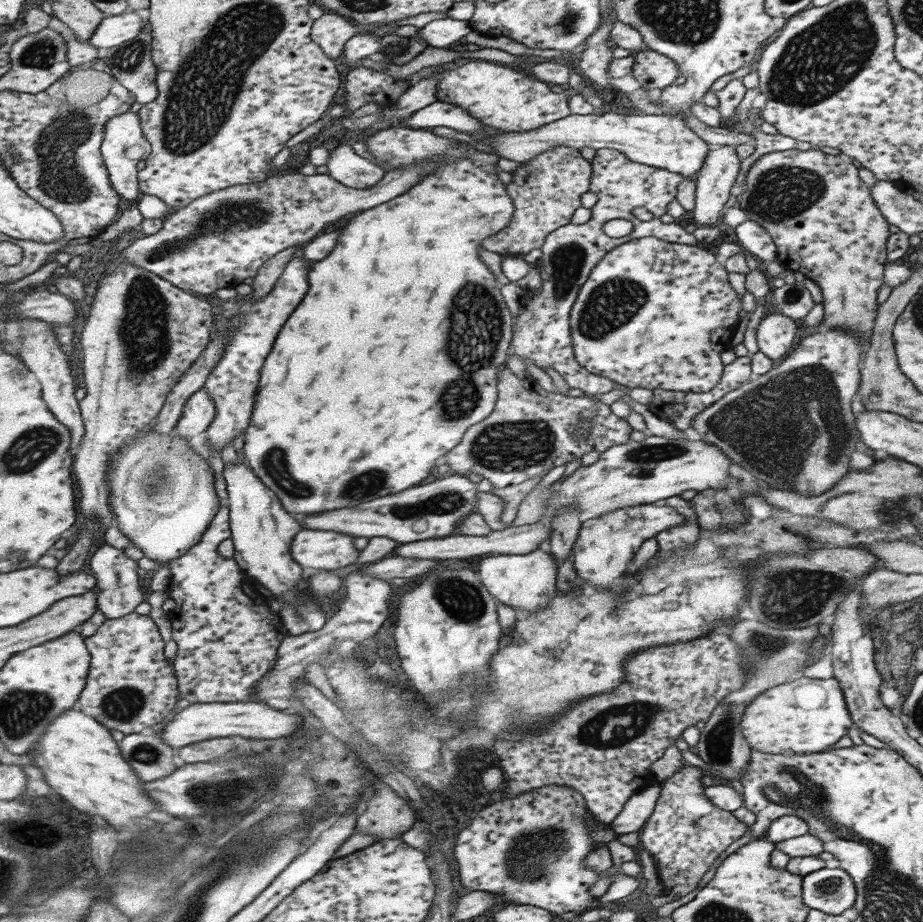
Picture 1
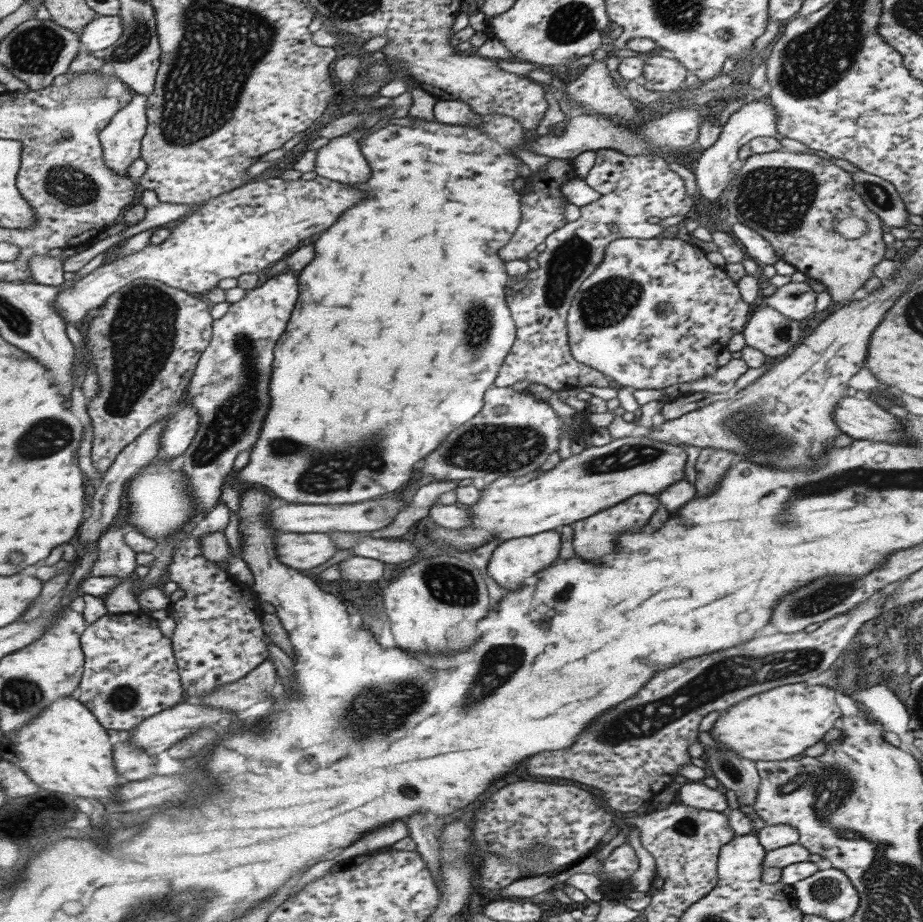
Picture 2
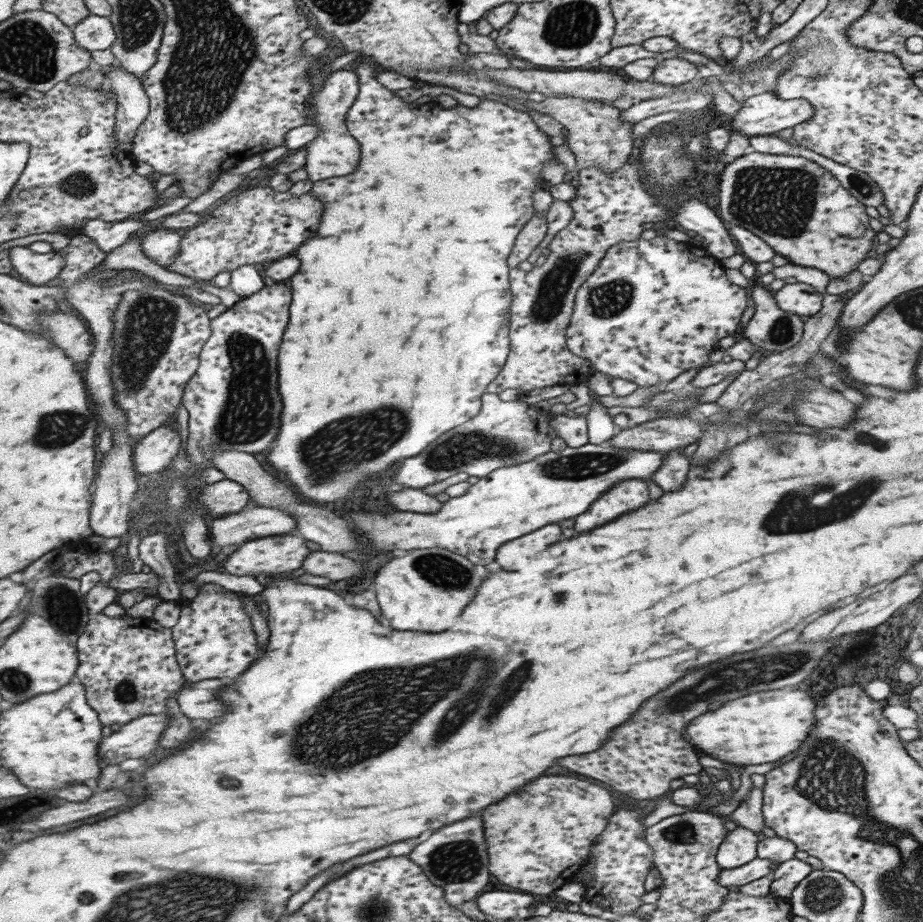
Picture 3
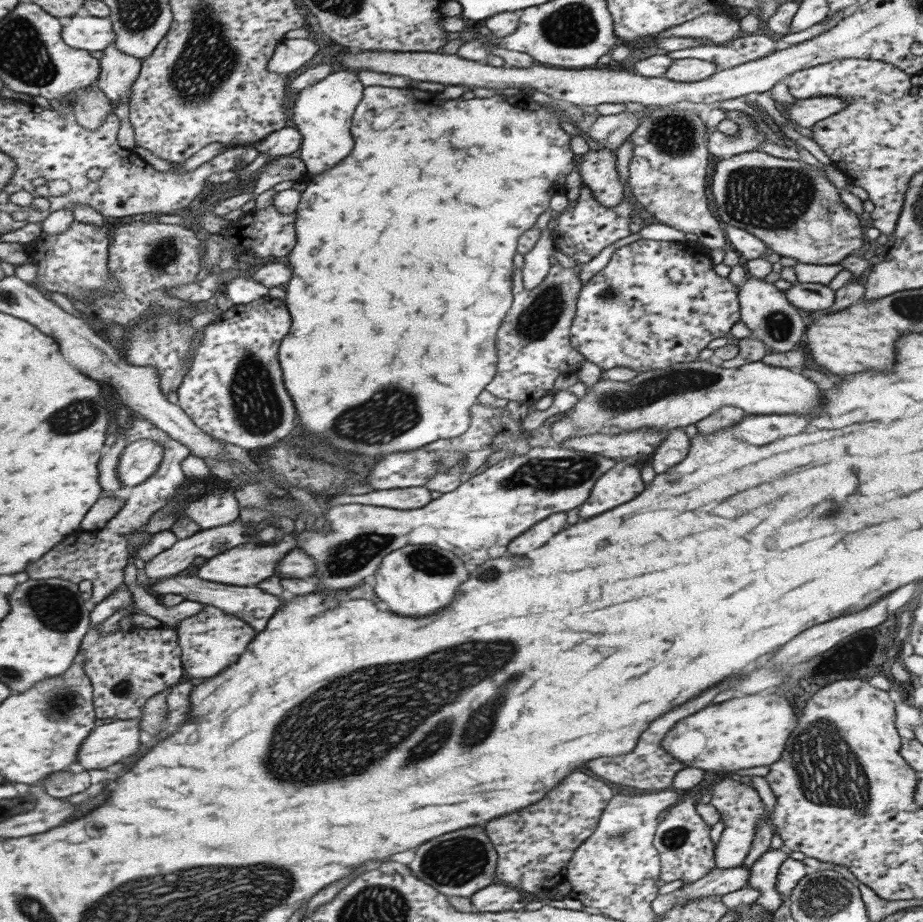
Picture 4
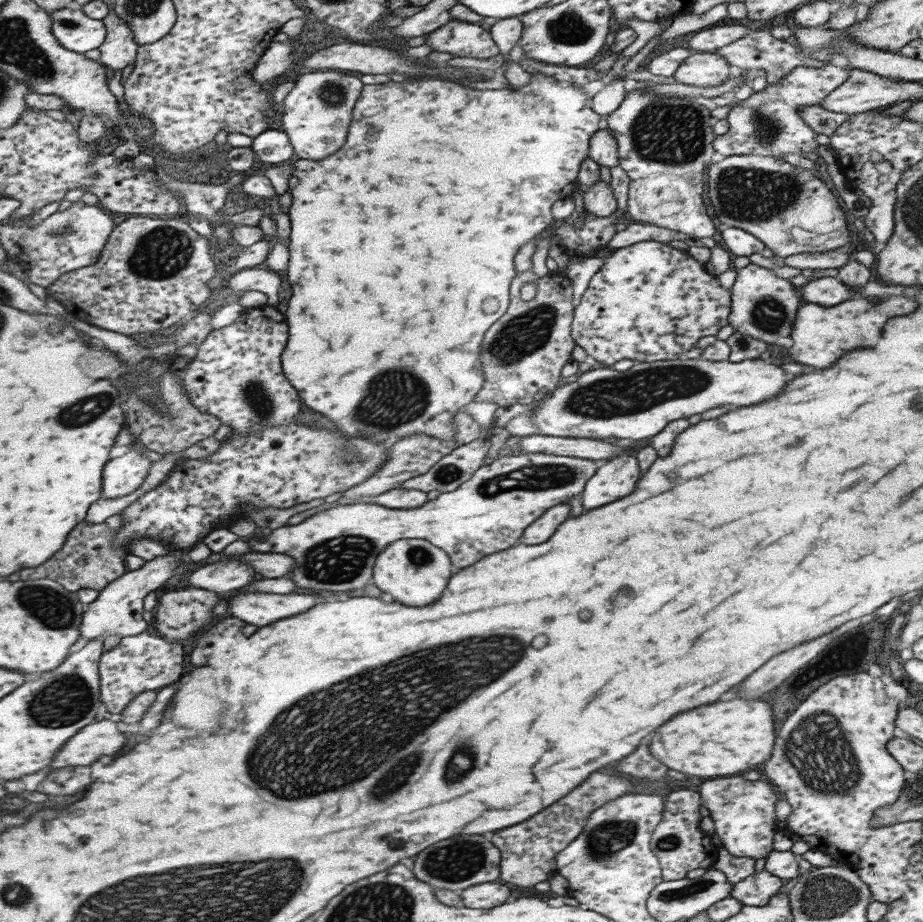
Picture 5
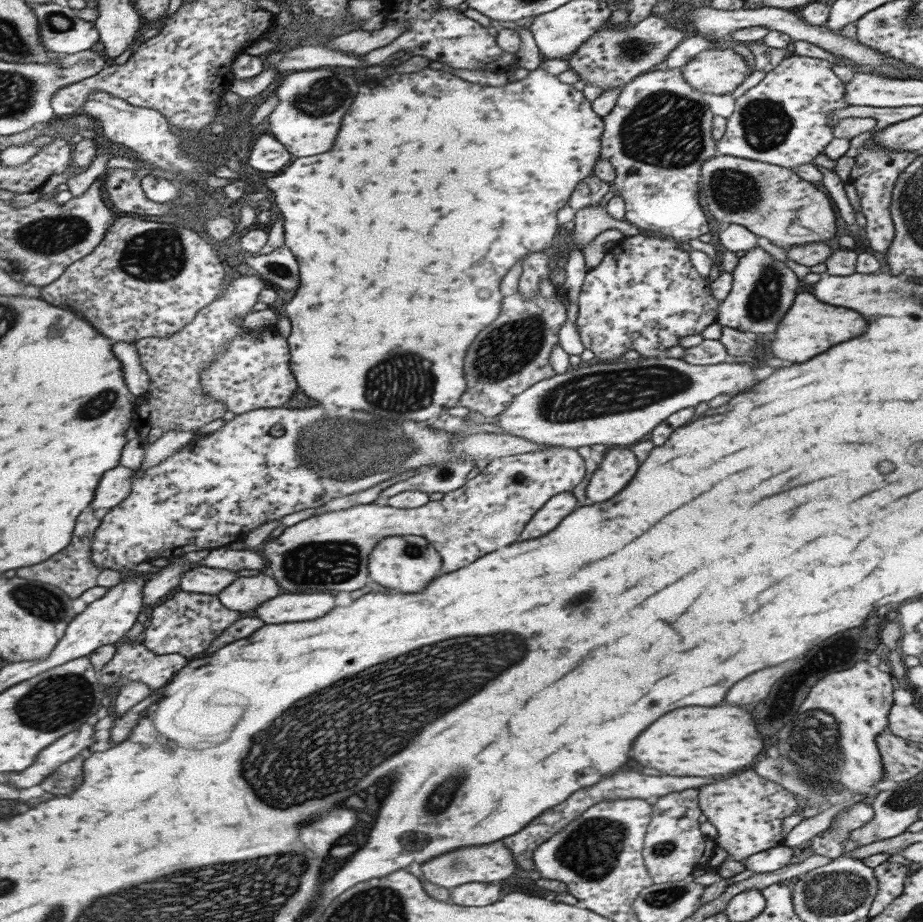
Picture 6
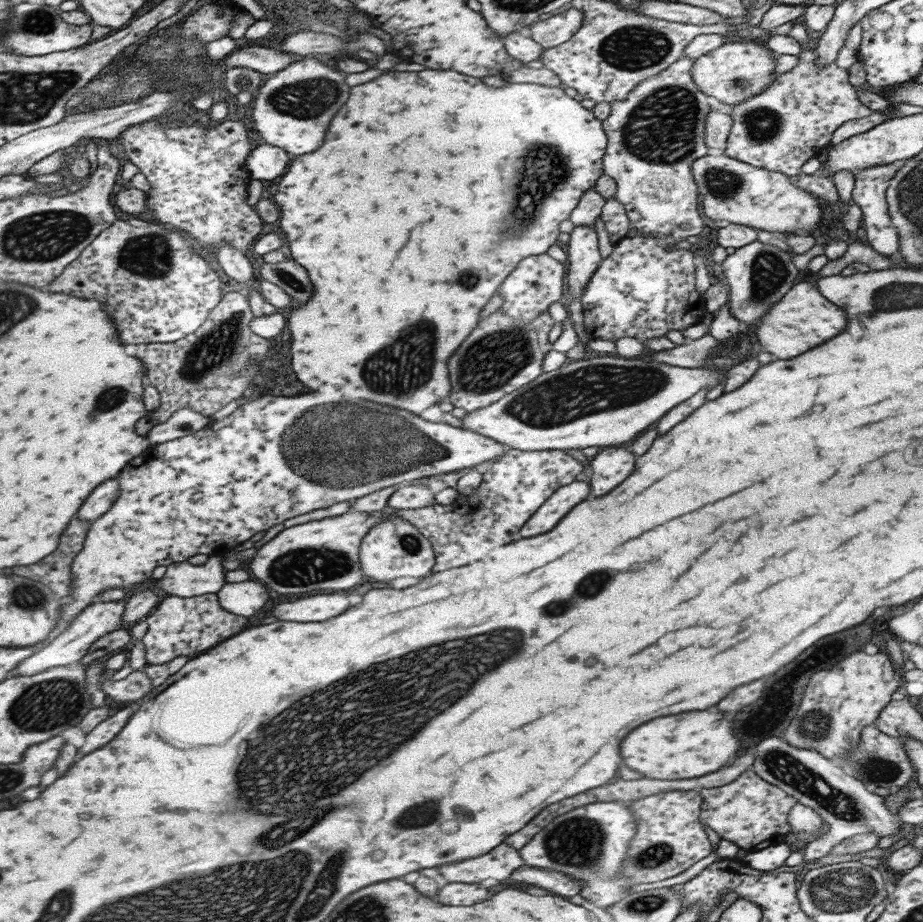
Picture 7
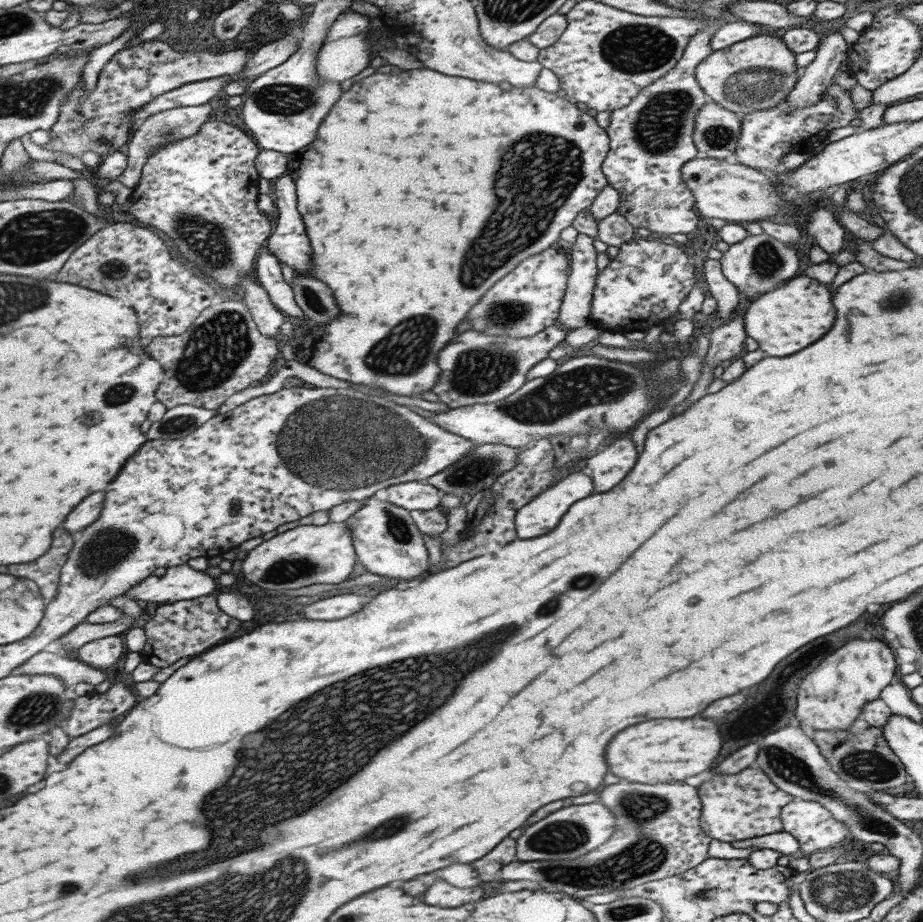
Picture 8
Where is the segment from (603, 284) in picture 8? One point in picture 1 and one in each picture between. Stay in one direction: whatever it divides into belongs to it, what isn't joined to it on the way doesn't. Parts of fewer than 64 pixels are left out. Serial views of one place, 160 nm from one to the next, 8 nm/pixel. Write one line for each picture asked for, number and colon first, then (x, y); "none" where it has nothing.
1: (651, 314)
2: (654, 313)
3: (652, 309)
4: (654, 304)
5: (647, 302)
6: (643, 295)
7: (642, 289)

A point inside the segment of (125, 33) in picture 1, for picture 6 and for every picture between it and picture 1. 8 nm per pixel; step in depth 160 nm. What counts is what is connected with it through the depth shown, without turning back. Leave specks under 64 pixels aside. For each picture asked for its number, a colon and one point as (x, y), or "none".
2: (101, 34)
3: (96, 33)
4: (83, 32)
5: (74, 29)
6: (64, 33)

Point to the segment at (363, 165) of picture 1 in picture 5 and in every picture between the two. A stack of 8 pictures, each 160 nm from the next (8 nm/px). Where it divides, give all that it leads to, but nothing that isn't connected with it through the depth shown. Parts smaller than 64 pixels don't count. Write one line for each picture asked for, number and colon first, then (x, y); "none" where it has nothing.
2: (340, 160)
3: (332, 152)
4: (321, 114)
5: (316, 111)

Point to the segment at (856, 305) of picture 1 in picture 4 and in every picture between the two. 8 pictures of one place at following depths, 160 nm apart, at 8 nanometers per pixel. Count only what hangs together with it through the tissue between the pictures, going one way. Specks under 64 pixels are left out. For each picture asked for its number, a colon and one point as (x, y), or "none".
2: (790, 199)
3: (785, 200)
4: (750, 189)

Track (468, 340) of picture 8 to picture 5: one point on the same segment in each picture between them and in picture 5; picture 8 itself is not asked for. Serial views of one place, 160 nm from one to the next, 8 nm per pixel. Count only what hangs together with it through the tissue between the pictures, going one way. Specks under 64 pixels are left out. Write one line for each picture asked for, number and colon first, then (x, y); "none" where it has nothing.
5: (522, 354)
6: (510, 354)
7: (502, 354)

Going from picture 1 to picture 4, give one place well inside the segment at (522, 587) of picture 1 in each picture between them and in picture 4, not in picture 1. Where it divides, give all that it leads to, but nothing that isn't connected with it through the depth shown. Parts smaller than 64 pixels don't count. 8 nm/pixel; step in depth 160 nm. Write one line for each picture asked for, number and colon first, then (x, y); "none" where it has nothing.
2: (514, 561)
3: (513, 555)
4: (538, 534)

